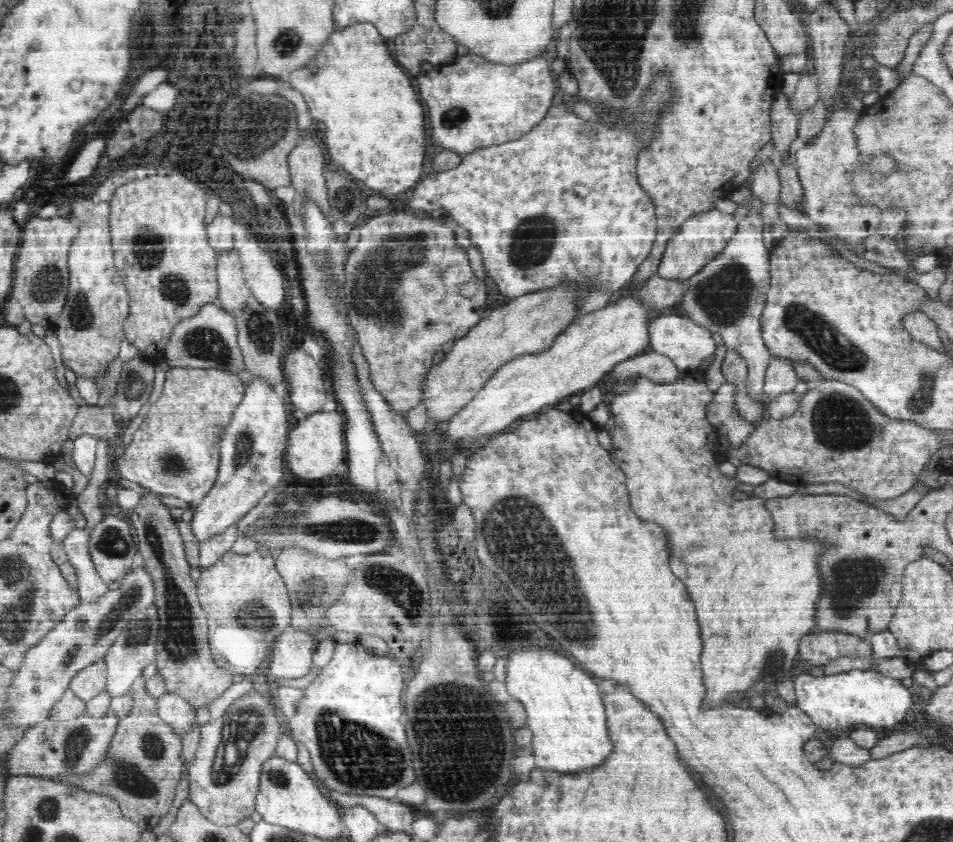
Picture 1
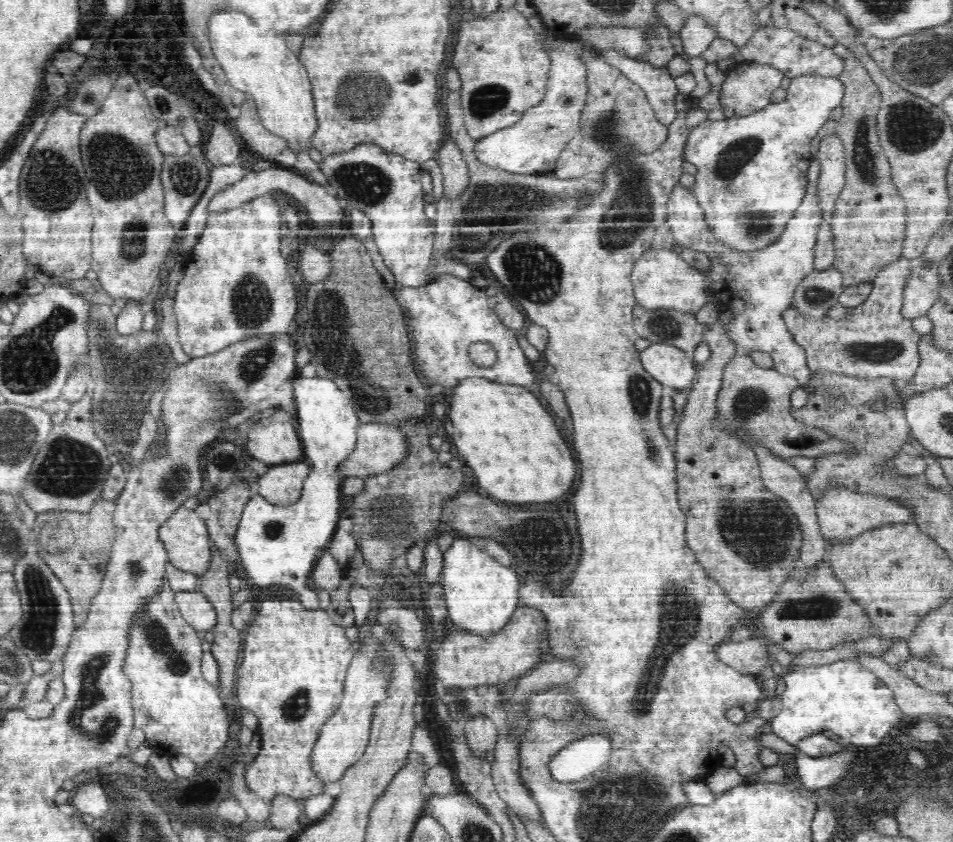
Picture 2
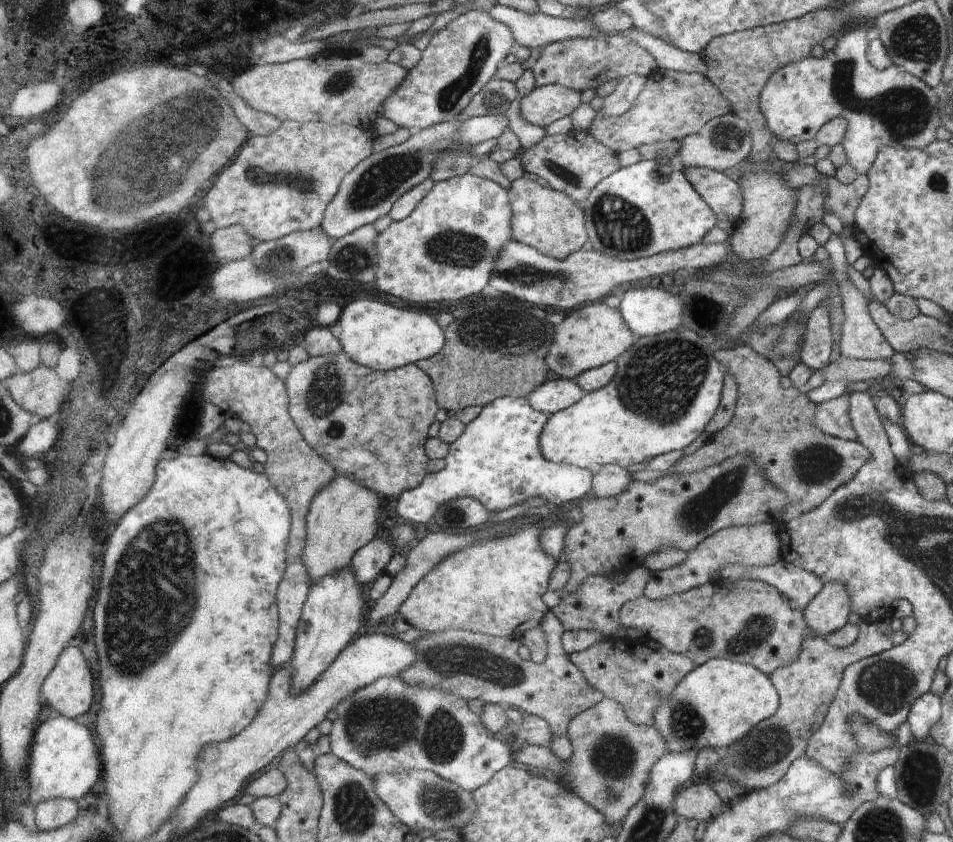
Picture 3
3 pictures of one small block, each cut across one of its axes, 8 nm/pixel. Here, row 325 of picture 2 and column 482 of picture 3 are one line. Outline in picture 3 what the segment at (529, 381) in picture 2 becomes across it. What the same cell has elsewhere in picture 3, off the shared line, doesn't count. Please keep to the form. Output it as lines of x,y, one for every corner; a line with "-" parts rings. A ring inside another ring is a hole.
504,396
489,402
488,406
482,407
478,418
465,425
464,432
452,444
449,444
444,468
434,474
427,473
426,480
415,489
399,494
397,506
400,506
402,510
396,514
406,516
411,523
426,523
432,521
432,517
440,506
456,498
473,498
482,506
486,506
490,512
498,512
531,499
538,498
565,507
587,497
594,488
594,475
591,471
579,466
548,462
540,450
540,436
549,420
550,415
536,411
528,402
527,397

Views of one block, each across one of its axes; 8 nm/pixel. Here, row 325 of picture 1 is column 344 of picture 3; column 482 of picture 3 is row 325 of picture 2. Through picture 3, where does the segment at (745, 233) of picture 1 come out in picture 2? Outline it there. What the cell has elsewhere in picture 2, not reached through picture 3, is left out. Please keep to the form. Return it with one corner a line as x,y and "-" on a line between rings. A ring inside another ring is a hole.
816,157
812,158
807,175
807,191
801,206
789,220
784,232
770,246
758,250
737,250
722,243
706,226
705,212
692,189
676,184
670,192
667,205
667,221
674,240
680,247
706,254
710,258
710,271
704,275
672,250
650,248
635,262
631,275
636,303
650,310
670,308
693,315
708,304
732,311
734,318
726,322
721,330
727,340
734,344
737,353
768,353
776,371
796,376
797,381
804,386
810,378
805,350
794,342
782,317
793,304
797,287
808,274
816,270
815,232
818,231
819,223
823,222
819,198
815,195
820,170
819,161

